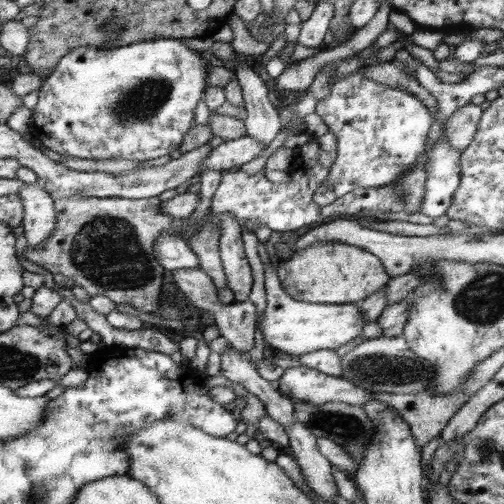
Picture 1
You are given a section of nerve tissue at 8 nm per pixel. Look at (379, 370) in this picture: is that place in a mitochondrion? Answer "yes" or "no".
yes

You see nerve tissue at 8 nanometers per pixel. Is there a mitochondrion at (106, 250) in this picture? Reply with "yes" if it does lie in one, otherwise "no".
yes

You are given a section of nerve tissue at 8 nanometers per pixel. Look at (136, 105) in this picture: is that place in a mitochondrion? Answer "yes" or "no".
yes

